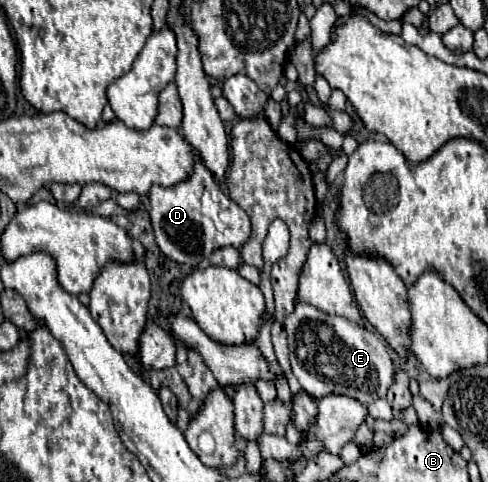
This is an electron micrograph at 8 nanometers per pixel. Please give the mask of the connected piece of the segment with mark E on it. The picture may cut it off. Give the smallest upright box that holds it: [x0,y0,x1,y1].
[284,302,394,406]

